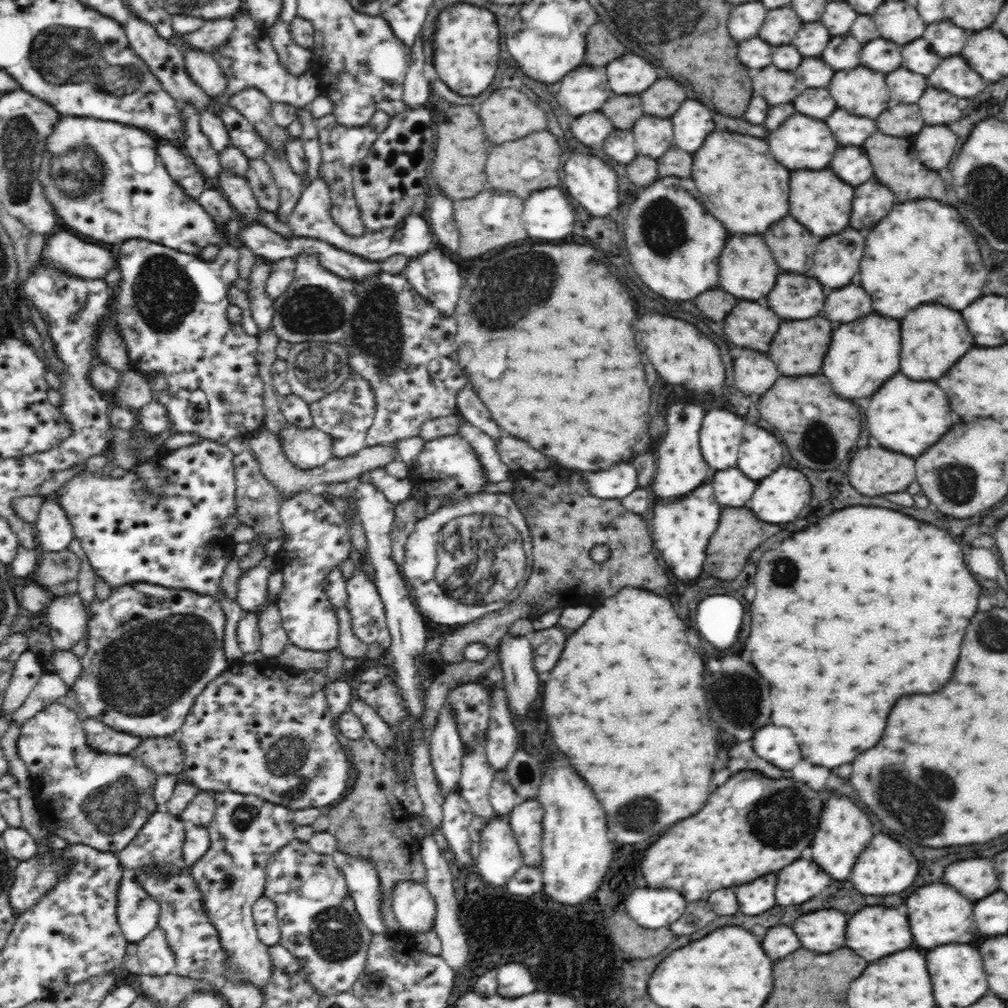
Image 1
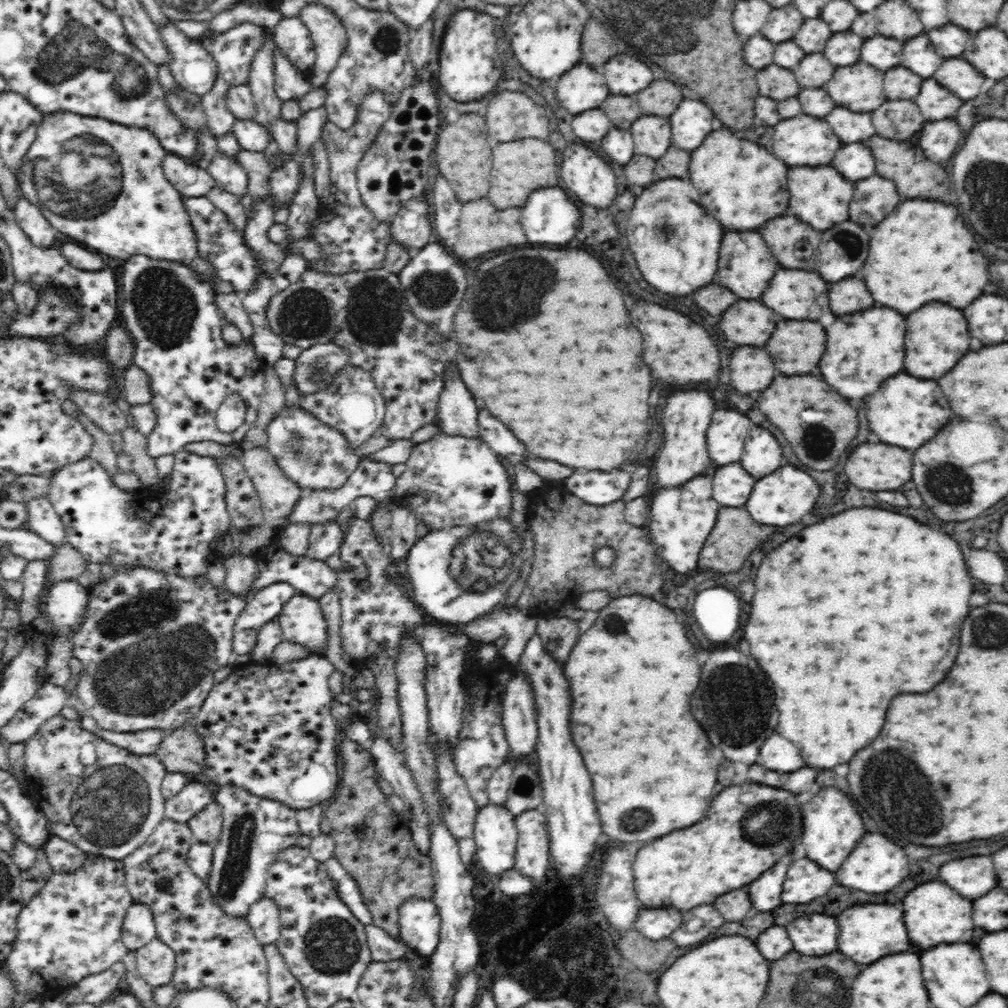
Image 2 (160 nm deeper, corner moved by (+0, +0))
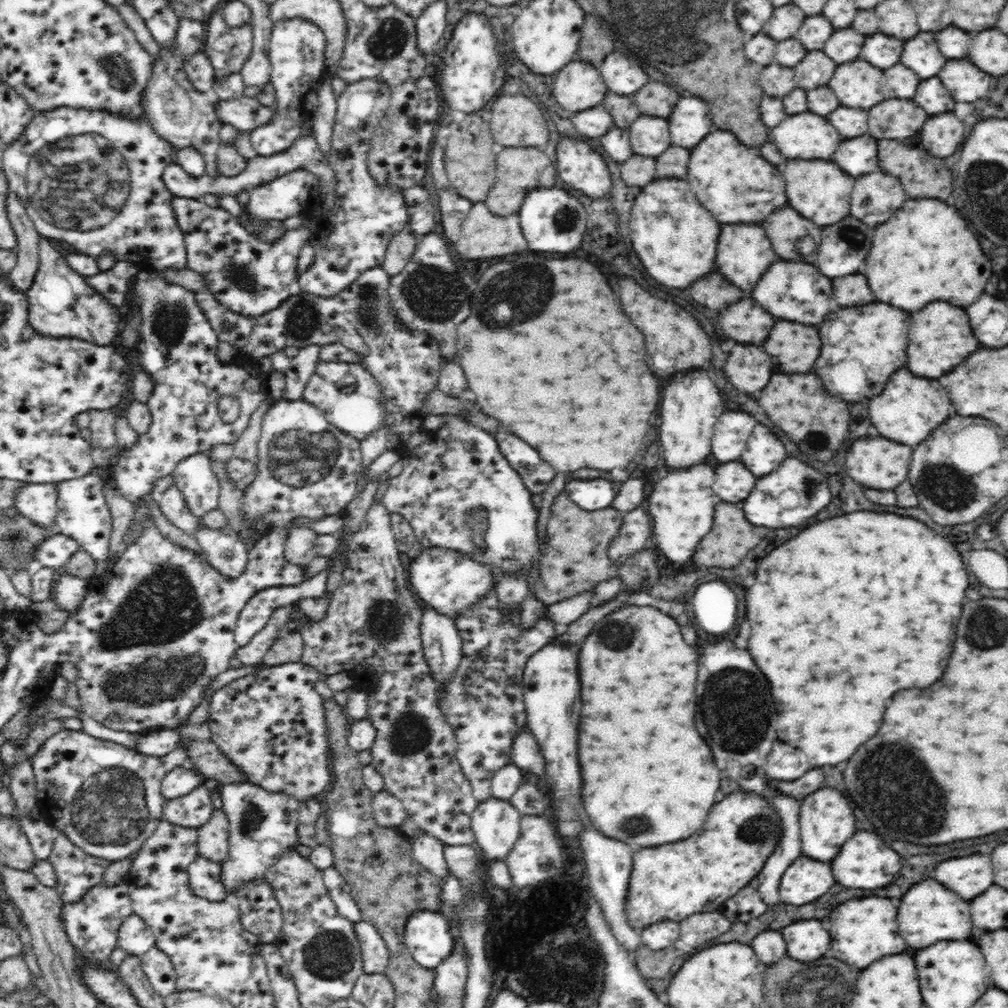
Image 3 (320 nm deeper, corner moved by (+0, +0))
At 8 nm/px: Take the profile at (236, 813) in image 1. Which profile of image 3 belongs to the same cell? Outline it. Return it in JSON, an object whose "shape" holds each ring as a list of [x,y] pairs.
{"shape":[[[238,782],[223,785],[220,790],[223,812],[229,822],[228,857],[222,867],[222,884],[229,899],[237,888],[250,881],[264,879],[266,869],[276,859],[299,843],[299,808],[301,802],[284,793],[273,793],[252,783]]]}

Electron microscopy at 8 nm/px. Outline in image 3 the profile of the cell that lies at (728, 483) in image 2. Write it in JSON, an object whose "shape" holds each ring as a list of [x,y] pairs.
{"shape":[[[728,462],[716,468],[716,480],[712,490],[724,502],[742,502],[744,498],[748,498],[754,484],[756,484],[756,476],[748,472],[744,464]]]}

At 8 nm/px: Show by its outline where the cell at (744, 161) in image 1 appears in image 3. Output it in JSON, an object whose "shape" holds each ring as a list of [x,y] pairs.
{"shape":[[[728,130],[712,132],[690,152],[688,182],[700,204],[724,224],[762,222],[770,212],[788,204],[782,174],[750,148],[740,144]]]}

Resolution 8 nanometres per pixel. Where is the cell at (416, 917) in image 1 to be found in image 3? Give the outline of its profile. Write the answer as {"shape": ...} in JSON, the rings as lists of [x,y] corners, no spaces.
{"shape":[[[414,910],[408,916],[404,942],[415,962],[433,971],[454,950],[454,935],[448,919],[430,910]]]}

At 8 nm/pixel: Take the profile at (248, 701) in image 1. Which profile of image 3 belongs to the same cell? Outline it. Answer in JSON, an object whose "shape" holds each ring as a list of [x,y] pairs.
{"shape":[[[301,661],[286,662],[284,665],[262,668],[260,674],[238,678],[213,692],[206,721],[212,740],[224,756],[244,773],[248,782],[273,793],[288,794],[300,802],[312,799],[330,786],[332,760],[328,757],[330,750],[324,699],[314,689],[319,675],[312,666]]]}

